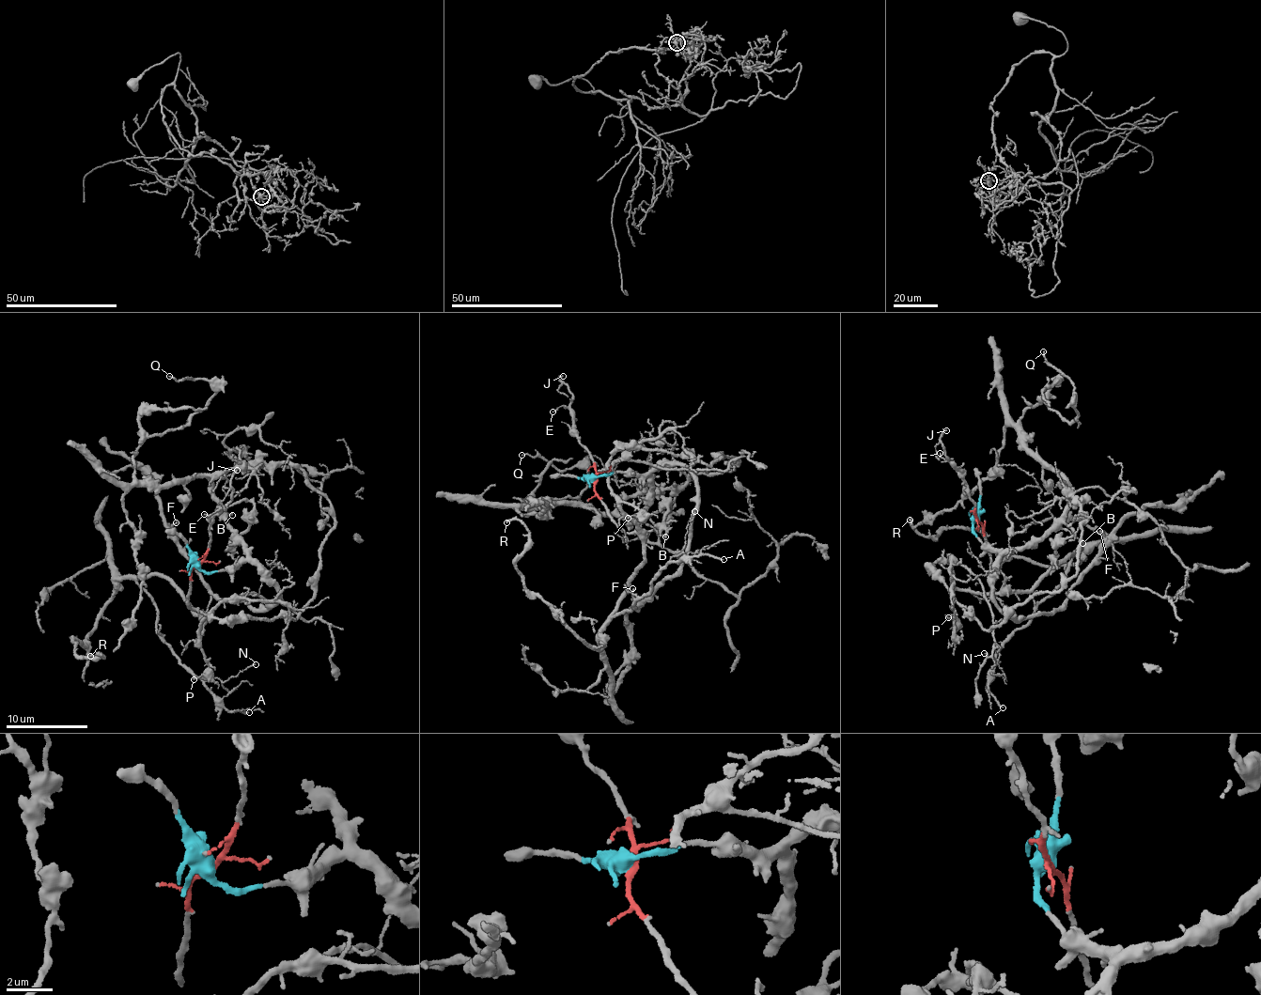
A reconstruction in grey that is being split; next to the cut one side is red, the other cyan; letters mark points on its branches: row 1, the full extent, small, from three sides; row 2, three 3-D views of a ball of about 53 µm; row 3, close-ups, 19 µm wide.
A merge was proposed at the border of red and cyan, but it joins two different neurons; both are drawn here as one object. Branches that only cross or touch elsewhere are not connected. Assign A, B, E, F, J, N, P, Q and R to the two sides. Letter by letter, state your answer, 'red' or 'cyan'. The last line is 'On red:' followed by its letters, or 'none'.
A: red
B: cyan
E: red
F: cyan
J: red
N: red
P: red
Q: cyan
R: red
On red: A, E, J, N, P, R

